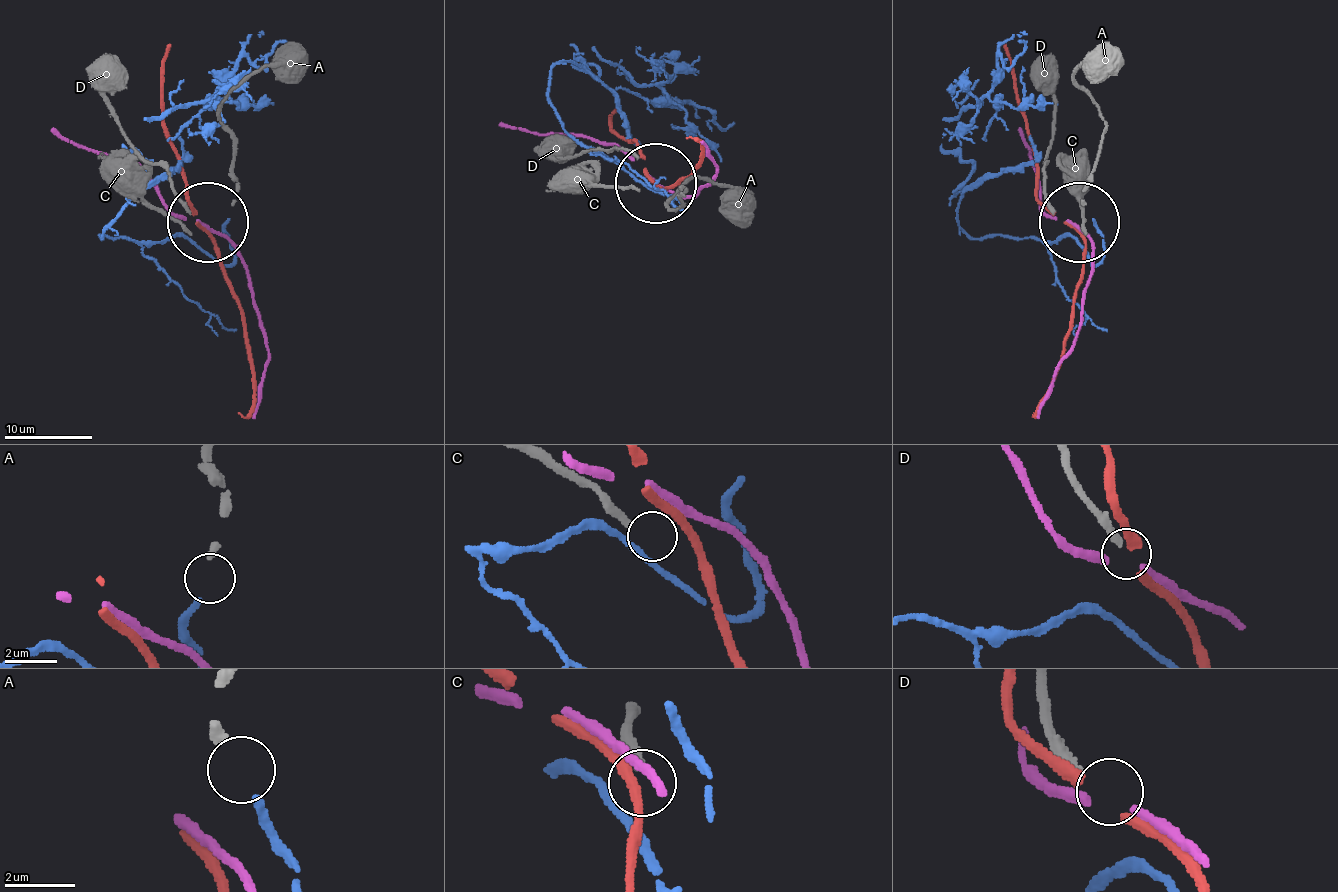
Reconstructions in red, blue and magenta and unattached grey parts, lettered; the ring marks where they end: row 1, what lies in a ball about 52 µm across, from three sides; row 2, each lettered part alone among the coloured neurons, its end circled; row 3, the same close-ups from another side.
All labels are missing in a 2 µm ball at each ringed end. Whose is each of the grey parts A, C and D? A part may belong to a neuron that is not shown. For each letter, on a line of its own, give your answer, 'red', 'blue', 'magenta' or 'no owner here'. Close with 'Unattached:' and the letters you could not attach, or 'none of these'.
A: blue
C: no owner here
D: no owner here
Unattached: C, D

